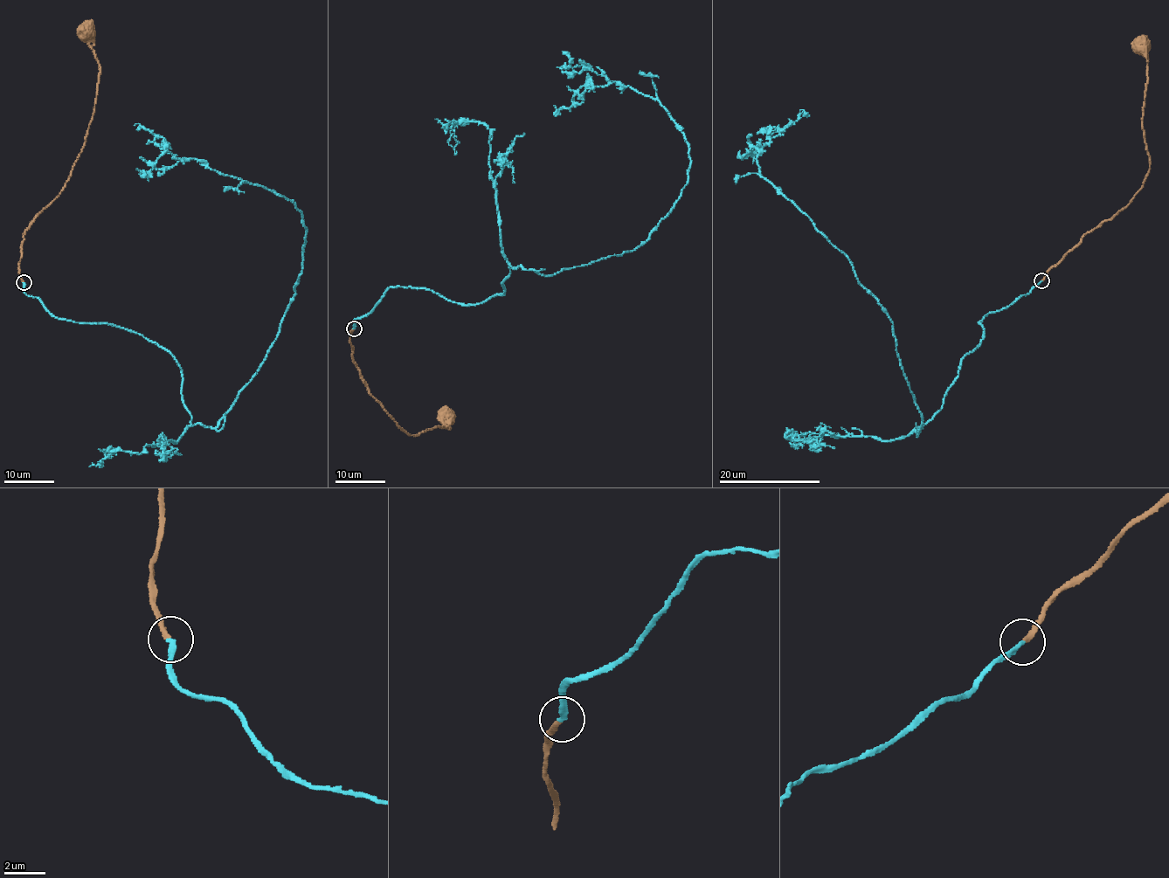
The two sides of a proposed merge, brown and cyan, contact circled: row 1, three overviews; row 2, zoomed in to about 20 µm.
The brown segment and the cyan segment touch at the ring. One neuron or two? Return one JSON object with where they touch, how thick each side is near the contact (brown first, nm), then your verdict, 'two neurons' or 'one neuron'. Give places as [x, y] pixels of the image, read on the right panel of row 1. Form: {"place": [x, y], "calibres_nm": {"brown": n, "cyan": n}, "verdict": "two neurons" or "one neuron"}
{"place": [1041, 280], "calibres_nm": {"brown": 240, "cyan": 240}, "verdict": "one neuron"}

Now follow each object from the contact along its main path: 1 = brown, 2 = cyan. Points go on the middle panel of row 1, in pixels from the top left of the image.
1: (354, 328), (349, 337), (356, 368), (370, 395), (398, 427), (411, 435), (436, 427), (448, 428), (443, 417)
2: (354, 328), (390, 287), (474, 305), (510, 266), (650, 237), (684, 134), (615, 81), (553, 106)

